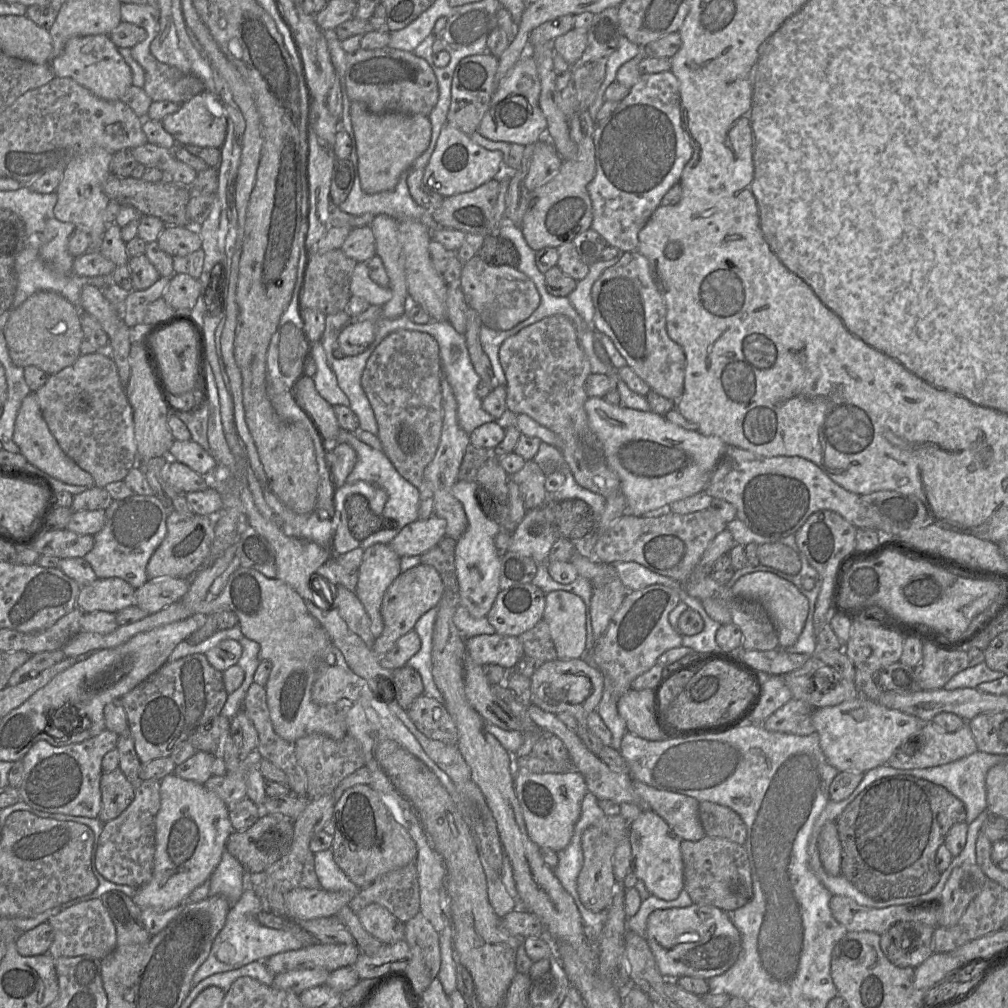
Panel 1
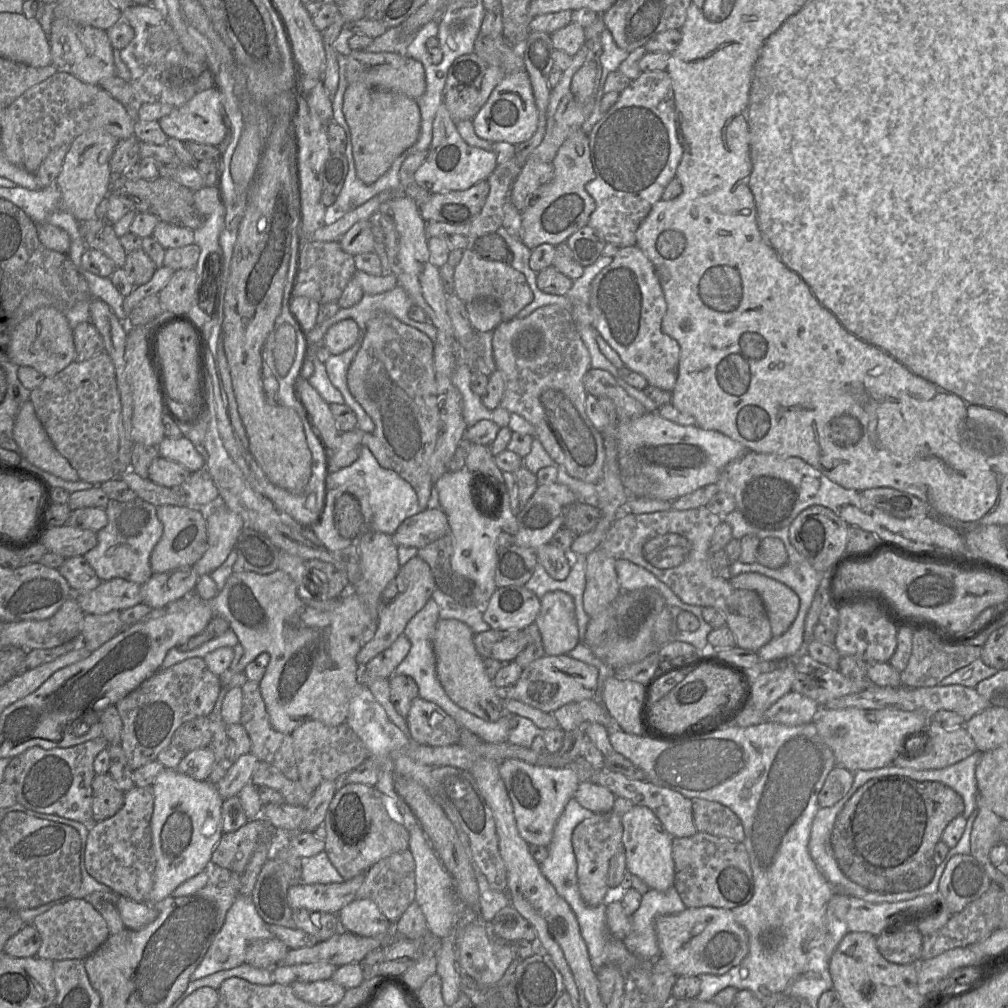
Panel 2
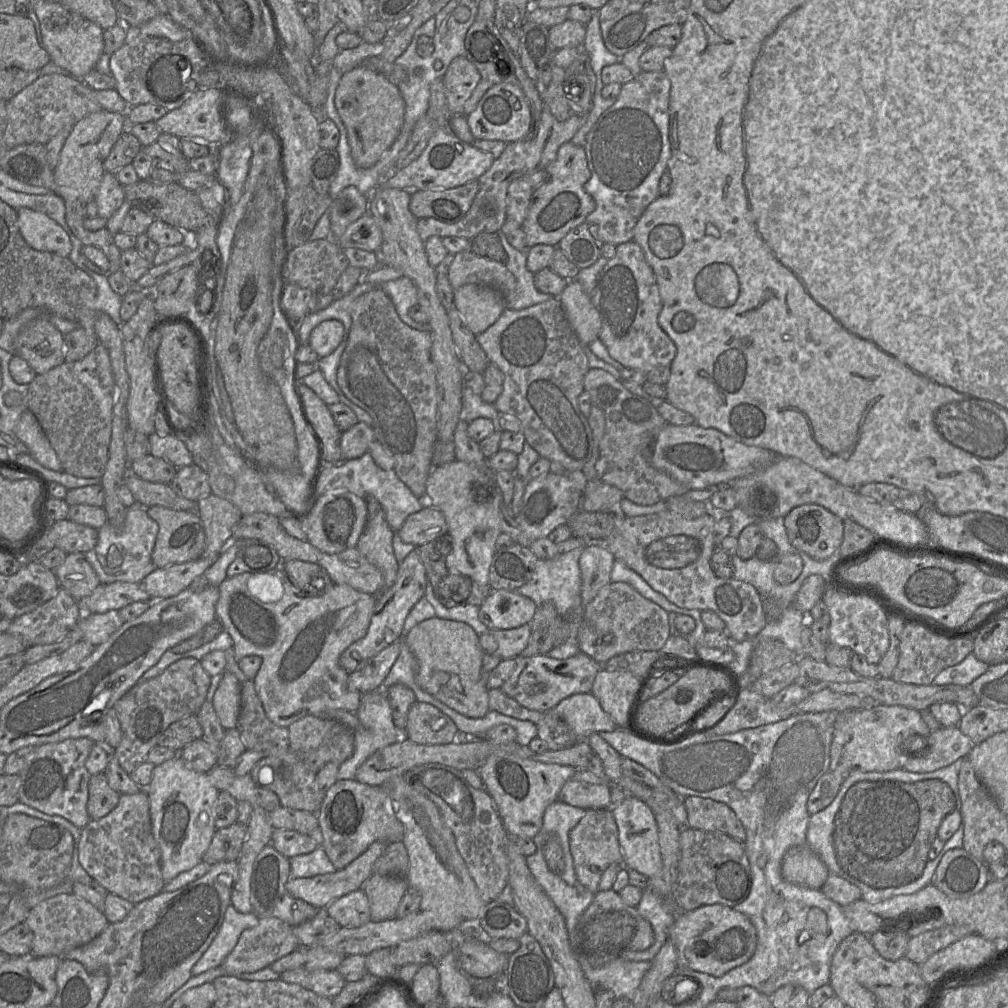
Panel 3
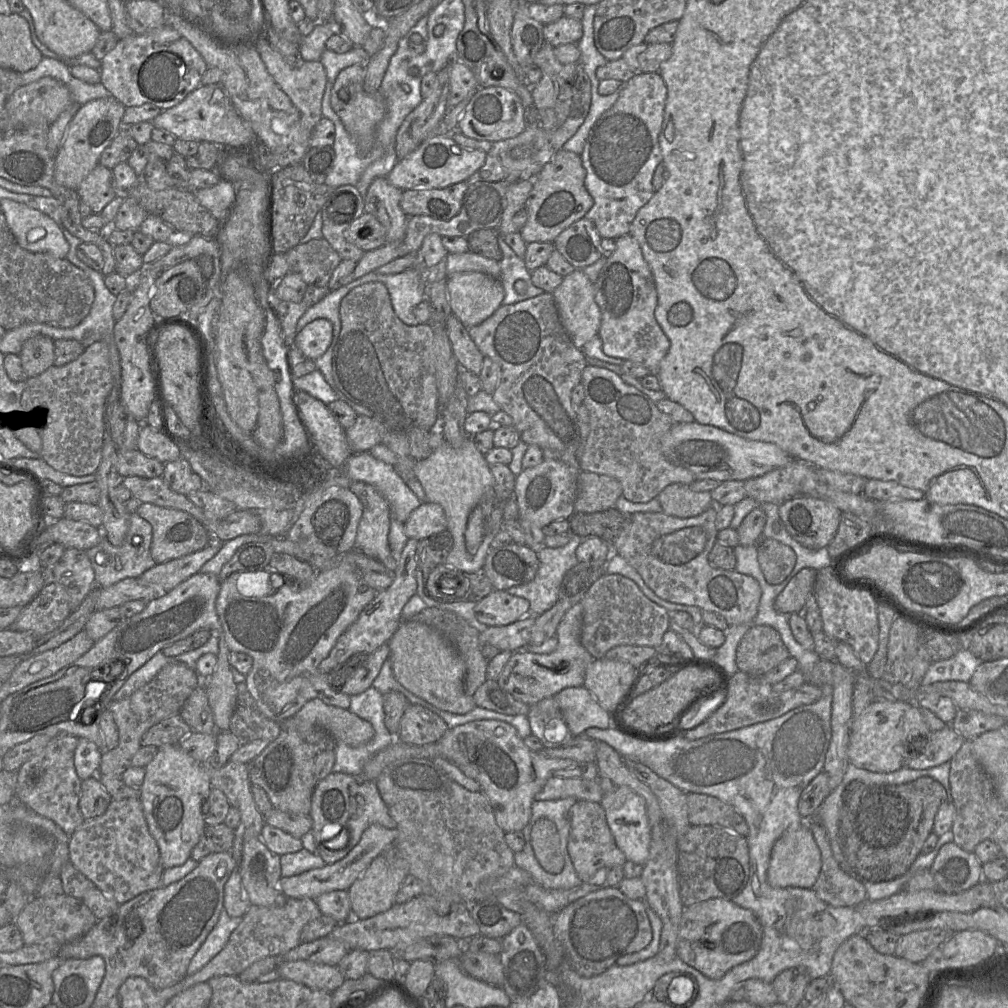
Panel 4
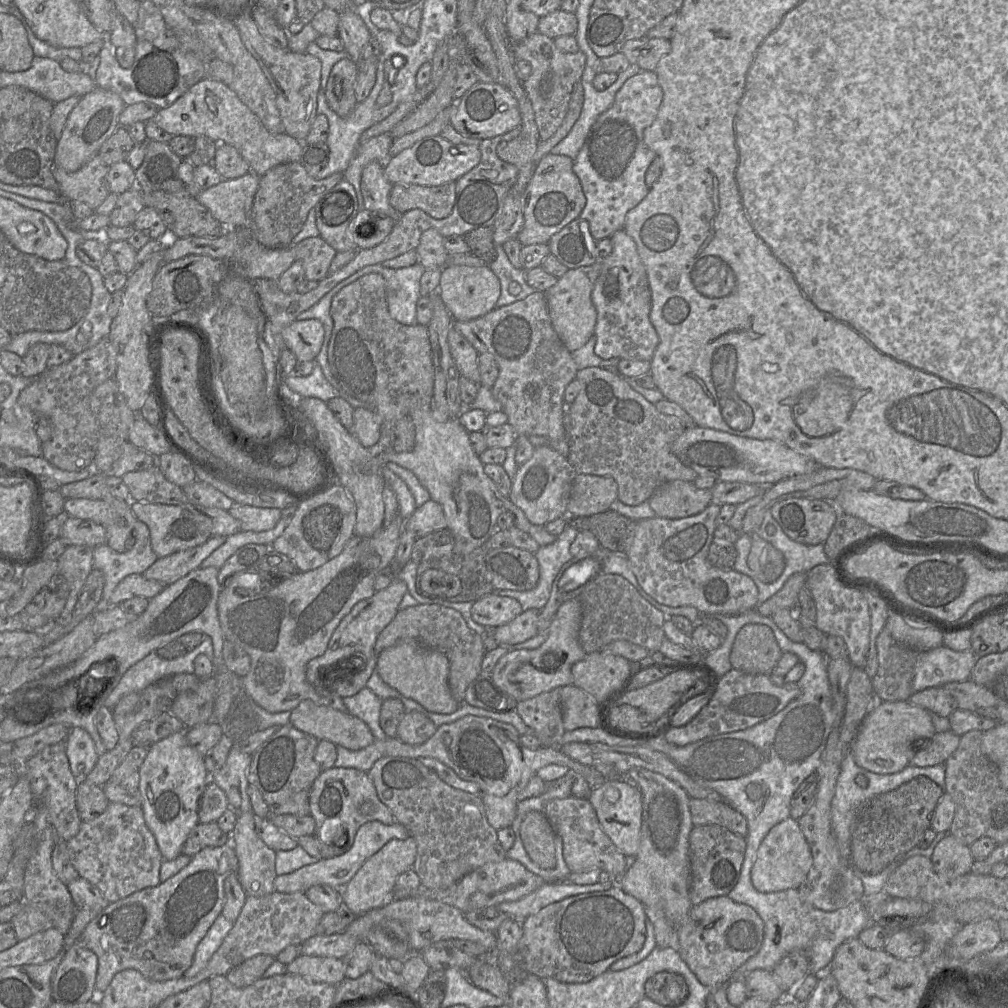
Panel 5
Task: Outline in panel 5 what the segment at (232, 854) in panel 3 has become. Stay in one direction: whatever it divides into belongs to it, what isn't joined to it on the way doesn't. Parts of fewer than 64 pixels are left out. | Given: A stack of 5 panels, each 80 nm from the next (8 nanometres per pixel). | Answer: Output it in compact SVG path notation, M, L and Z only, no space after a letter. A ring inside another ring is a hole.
M217 822L198 823L183 844L182 854L192 857L206 847L218 847L230 841L230 834L224 832Z

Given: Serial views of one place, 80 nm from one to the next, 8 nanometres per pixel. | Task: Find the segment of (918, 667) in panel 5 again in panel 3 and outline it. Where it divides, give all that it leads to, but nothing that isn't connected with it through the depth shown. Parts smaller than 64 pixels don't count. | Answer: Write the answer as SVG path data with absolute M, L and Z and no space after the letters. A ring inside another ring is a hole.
M970 653L959 664L950 666L942 670L933 680L932 684L957 684L969 686L976 678L984 674L989 665L977 659Z

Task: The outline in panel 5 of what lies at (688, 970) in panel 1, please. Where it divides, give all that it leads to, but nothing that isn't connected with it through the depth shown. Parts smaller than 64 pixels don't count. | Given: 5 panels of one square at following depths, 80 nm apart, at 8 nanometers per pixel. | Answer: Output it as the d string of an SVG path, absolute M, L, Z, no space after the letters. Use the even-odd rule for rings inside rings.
M716 896L693 905L677 933L682 959L702 985L713 989L728 984L741 965L759 951L764 923L751 906Z

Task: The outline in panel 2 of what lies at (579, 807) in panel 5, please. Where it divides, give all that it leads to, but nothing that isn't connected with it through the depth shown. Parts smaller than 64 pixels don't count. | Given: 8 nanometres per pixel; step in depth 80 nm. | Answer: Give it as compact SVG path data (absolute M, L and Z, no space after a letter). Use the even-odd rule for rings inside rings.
M614 810L595 813L576 826L572 833L572 844L577 860L578 885L584 902L591 907L606 903L610 897L608 873L610 861L623 849L622 815Z

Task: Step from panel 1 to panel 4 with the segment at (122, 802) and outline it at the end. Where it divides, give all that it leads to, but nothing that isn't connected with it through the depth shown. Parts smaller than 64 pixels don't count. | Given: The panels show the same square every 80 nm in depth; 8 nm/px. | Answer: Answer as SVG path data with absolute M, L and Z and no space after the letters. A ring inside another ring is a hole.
M97 775L82 780L79 809L84 819L104 814L112 800Z

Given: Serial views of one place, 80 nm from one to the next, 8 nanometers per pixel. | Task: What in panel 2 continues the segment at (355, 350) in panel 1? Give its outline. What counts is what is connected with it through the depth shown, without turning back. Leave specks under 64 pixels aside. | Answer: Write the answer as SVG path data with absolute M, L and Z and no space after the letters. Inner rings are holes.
M341 320L327 329L322 345L330 354L338 355L360 344L362 335L363 331L353 320Z

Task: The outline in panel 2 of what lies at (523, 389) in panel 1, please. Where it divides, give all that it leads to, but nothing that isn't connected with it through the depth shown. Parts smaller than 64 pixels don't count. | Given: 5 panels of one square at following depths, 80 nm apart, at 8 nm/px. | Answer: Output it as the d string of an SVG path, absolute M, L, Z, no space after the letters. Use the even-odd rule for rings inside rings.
M547 305L525 318L503 321L493 331L492 347L497 369L502 372L505 381L499 407L522 416L534 427L534 438L541 442L555 465L574 478L596 484L603 476L606 451L601 432L594 427L585 412L588 393L584 387L584 376L592 368L591 358L571 312L558 305Z

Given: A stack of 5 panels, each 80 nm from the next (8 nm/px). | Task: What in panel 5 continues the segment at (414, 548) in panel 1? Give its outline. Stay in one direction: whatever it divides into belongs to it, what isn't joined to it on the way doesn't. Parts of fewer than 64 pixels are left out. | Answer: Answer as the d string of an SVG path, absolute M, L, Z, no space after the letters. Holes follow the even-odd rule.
M431 499L418 507L404 523L404 530L413 532L417 538L446 528L442 506Z

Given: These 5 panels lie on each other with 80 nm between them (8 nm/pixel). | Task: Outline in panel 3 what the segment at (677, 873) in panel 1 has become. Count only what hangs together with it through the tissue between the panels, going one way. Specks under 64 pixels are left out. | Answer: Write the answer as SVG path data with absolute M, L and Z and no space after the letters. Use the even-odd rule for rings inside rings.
M628 795L620 805L609 809L612 809L618 826L624 867L634 869L648 878L659 873L662 868L662 859L658 826L651 808L641 799Z

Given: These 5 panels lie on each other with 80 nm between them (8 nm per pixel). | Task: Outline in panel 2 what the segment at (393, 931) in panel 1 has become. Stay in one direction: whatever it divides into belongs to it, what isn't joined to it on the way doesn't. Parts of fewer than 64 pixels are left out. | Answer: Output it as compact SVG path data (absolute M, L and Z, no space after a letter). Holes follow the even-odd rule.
M355 899L338 913L342 928L359 936L392 935L392 924L369 899Z

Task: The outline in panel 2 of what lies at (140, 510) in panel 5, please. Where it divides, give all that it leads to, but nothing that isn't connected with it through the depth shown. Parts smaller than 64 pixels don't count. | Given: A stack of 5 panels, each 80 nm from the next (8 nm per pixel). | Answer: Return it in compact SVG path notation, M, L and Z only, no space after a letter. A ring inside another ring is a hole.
M162 505L157 507L156 514L163 526L163 532L150 555L149 563L153 574L193 566L207 548L205 510L187 506Z

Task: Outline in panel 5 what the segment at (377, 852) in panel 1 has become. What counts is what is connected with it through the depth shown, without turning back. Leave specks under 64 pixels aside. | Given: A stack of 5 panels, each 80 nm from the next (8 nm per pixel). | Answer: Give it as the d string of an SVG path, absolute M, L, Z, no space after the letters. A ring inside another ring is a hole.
M338 768L321 771L309 794L310 815L315 821L313 838L323 859L335 858L347 852L354 842L359 828L372 821L386 825L396 823L390 809L377 795L368 773L354 768Z

